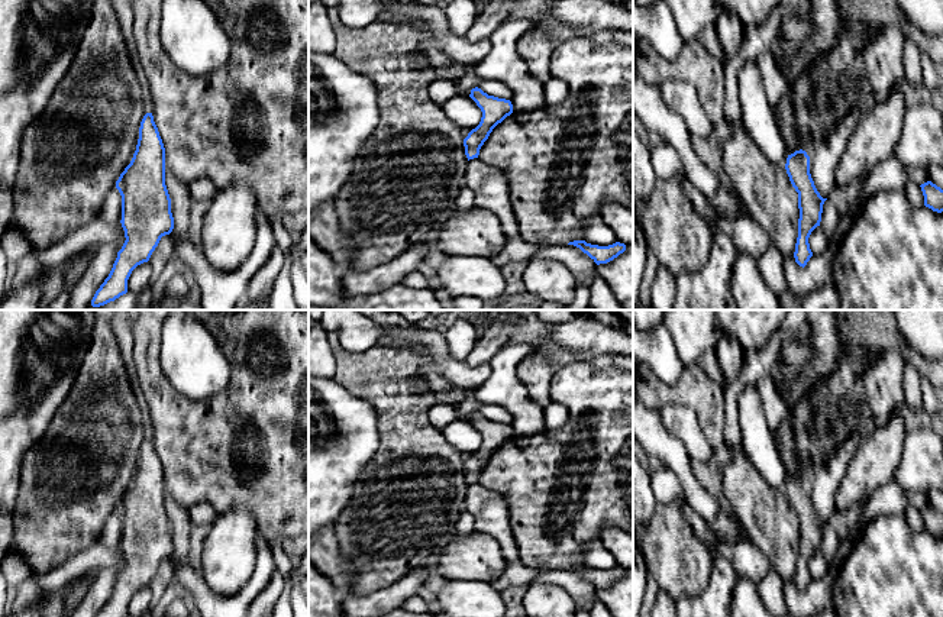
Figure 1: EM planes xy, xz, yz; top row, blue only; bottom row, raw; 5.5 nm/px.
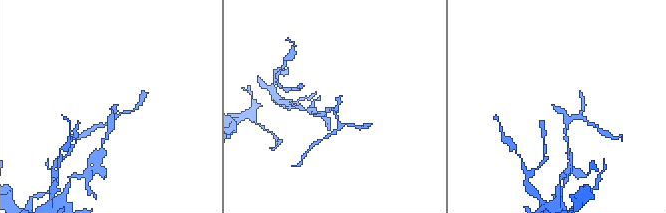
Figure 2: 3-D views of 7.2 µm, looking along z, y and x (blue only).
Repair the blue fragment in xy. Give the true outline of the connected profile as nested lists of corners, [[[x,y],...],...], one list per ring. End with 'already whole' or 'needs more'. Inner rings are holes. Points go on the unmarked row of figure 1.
[[[146,437],[141,446],[136,475],[116,513],[122,520],[120,547],[126,565],[96,617],[127,617],[132,595],[148,587],[161,562],[174,553],[165,510],[165,472],[152,437]]]; already whole

